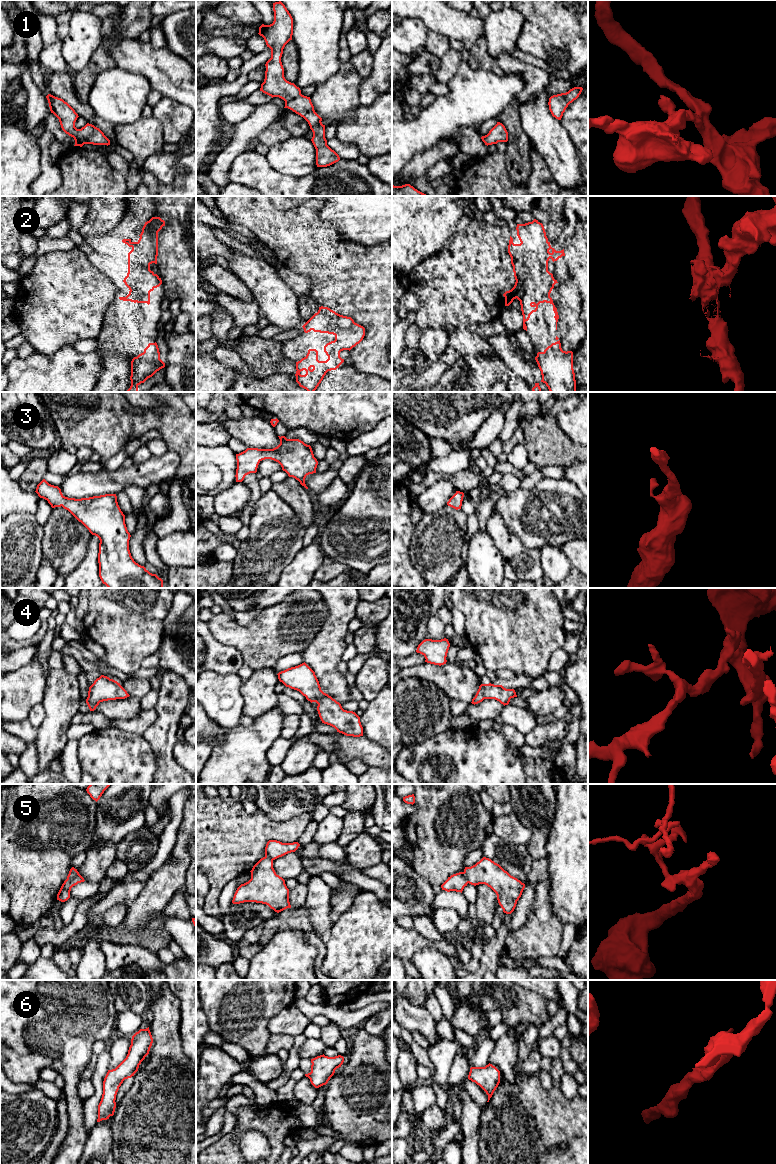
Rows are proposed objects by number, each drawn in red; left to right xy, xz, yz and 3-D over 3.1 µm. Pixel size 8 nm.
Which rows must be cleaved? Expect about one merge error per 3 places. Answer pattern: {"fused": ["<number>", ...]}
{"fused": ["5"]}

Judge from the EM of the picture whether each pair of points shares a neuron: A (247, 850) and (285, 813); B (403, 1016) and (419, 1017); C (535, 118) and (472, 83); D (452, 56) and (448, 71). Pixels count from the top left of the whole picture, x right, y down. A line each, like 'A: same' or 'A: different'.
A: different
B: same
C: different
D: same

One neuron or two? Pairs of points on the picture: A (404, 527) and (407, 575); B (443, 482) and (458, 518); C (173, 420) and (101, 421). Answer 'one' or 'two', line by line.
A: one
B: two
C: one

